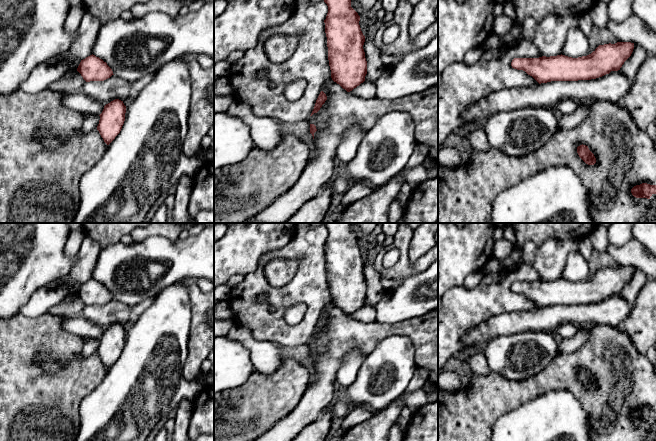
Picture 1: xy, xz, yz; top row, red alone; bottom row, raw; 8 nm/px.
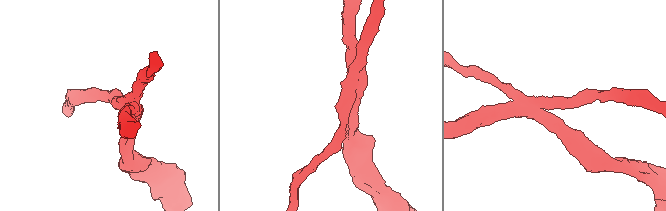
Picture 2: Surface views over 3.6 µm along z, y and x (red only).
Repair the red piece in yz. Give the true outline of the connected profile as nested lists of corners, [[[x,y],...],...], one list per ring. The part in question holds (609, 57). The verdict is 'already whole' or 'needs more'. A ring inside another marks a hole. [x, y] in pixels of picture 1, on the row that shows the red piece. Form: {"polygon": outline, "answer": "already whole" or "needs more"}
{"polygon": [[[634,43],[599,45],[591,54],[578,58],[565,55],[514,58],[511,66],[523,70],[539,84],[551,81],[591,80],[618,71],[631,56]]], "answer": "already whole"}

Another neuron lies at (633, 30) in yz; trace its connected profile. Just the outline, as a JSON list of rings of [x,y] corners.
[[[637,16],[616,23],[608,19],[607,29],[614,34],[618,42],[631,42],[640,45],[647,55],[656,55],[656,32],[645,25]]]

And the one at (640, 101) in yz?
[[[647,55],[623,99],[640,129],[646,130],[656,121],[656,55]]]

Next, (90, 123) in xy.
[[[90,115],[89,117],[85,118],[82,124],[81,133],[86,134],[96,130],[99,124],[99,120],[99,115]]]

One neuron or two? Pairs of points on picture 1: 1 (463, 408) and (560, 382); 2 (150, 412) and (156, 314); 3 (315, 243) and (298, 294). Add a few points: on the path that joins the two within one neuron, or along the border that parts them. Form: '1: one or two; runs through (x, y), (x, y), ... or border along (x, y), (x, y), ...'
1: one; runs through (487, 398), (511, 395), (536, 386)
2: one; runs through (150, 388), (151, 361), (156, 348), (156, 338)
3: one; runs through (312, 256), (312, 276), (310, 281)

